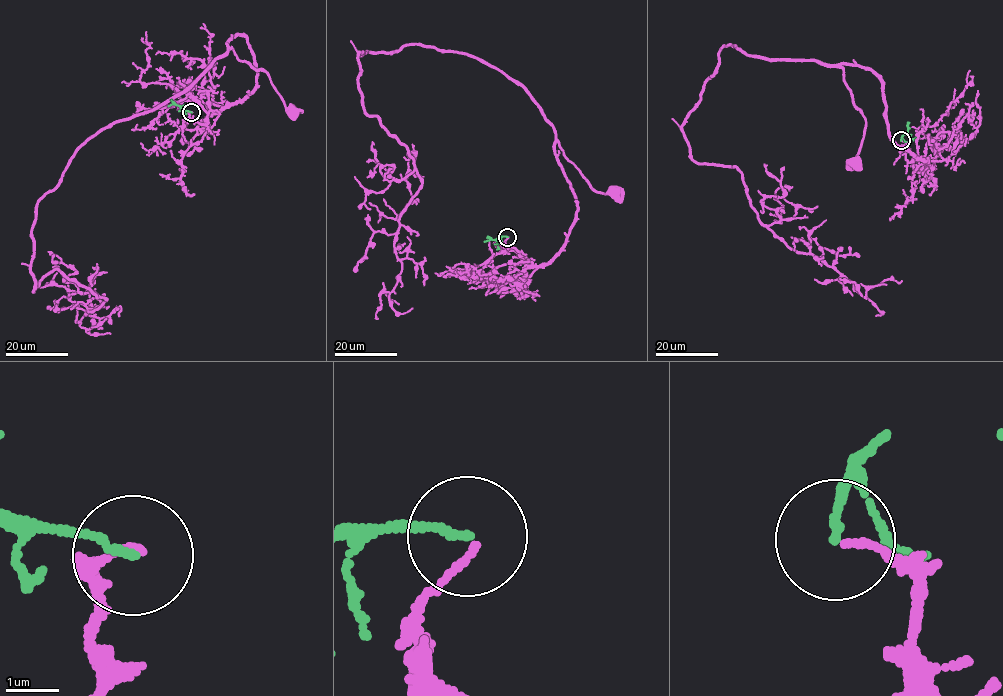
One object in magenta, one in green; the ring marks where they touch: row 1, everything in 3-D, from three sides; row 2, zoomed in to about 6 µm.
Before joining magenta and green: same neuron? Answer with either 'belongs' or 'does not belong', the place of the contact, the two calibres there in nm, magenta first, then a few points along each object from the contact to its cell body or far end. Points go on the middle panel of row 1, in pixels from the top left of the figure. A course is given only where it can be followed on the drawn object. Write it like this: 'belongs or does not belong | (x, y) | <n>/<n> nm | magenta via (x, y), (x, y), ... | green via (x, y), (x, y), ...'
belongs | (507, 237) | 120/140 nm | magenta via (508, 237), (506, 246), (539, 266), (564, 243), (577, 199), (556, 156), (557, 140), (592, 191), (613, 191) | green via (508, 236), (484, 241)

